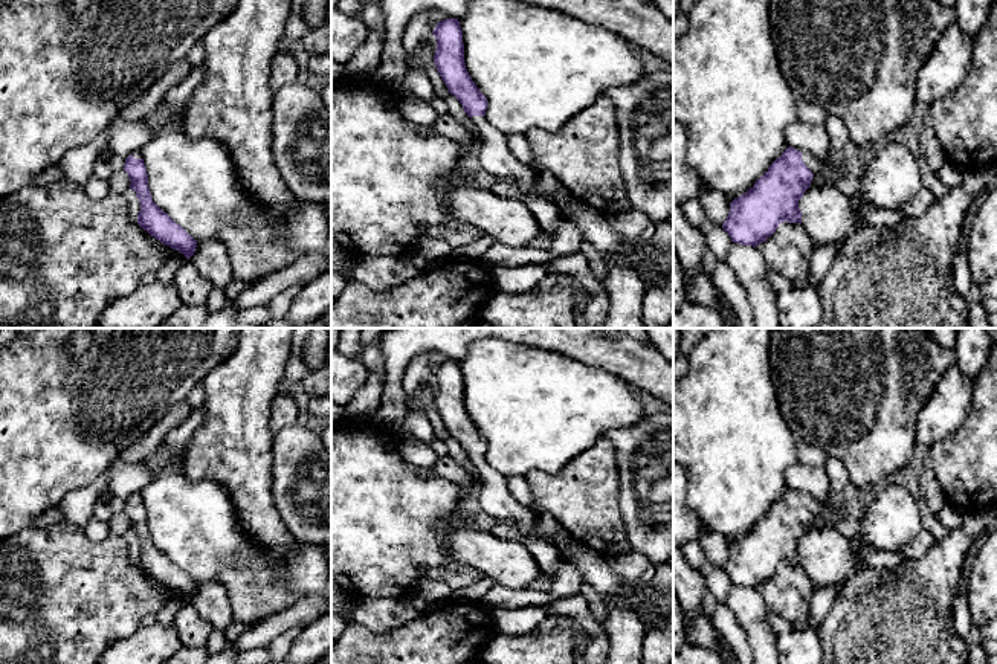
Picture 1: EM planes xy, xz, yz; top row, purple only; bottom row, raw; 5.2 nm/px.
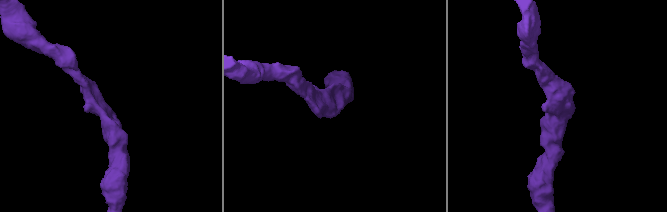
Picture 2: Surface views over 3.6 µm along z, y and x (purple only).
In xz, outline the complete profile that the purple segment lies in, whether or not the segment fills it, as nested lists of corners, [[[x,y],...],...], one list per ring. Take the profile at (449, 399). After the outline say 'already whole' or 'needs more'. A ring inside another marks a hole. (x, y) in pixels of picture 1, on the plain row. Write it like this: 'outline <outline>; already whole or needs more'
outline [[[446,360],[432,372],[437,380],[434,405],[450,437],[463,447],[478,472],[479,505],[499,522],[511,522],[522,531],[522,543],[537,560],[544,575],[553,575],[563,557],[554,545],[536,536],[537,514],[521,505],[508,490],[504,475],[486,459],[487,440],[472,423],[464,405],[463,372],[458,360]]]; needs more

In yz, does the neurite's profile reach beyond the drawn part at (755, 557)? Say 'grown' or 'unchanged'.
grown

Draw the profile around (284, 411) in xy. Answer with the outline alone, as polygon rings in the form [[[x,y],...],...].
[[[279,391],[273,398],[272,414],[270,414],[270,427],[273,432],[298,423],[299,409],[295,398],[287,391]]]

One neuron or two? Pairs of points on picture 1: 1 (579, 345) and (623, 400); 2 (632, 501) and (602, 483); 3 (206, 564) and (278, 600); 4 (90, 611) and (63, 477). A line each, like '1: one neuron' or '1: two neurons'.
1: two neurons
2: two neurons
3: two neurons
4: two neurons

